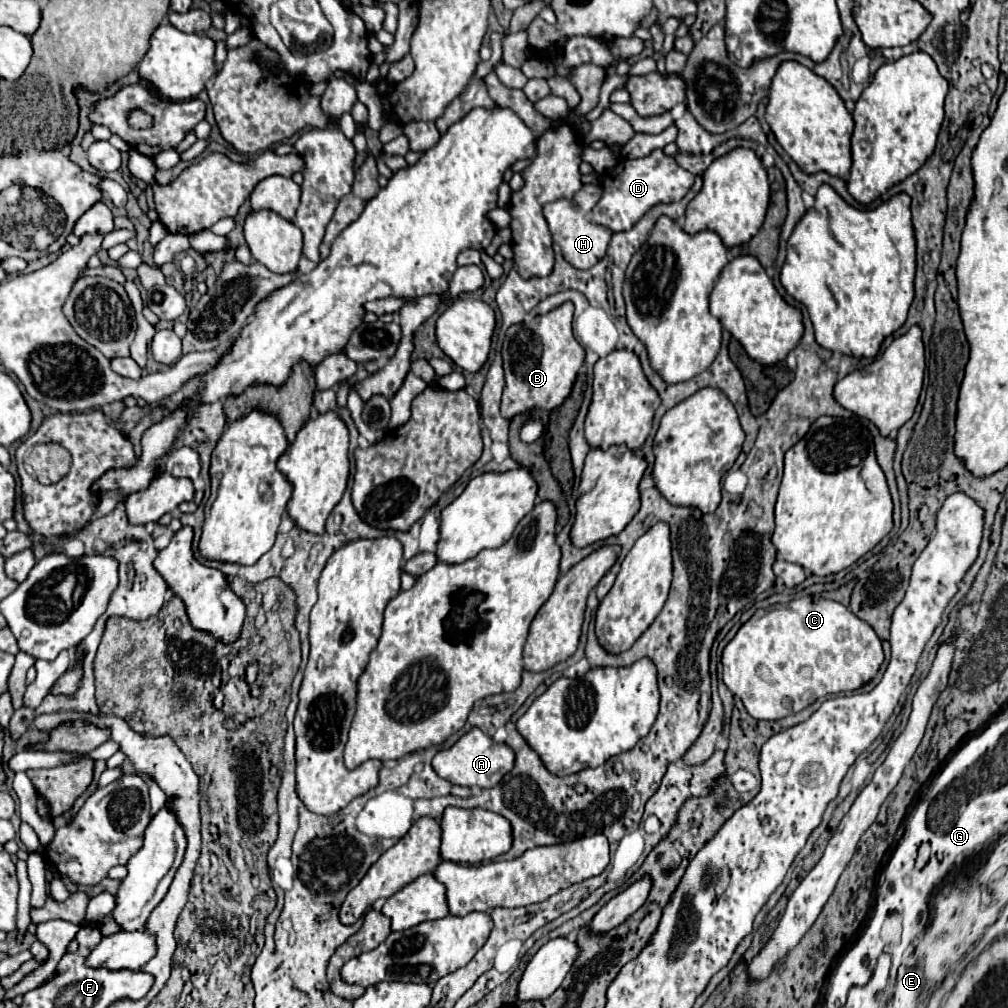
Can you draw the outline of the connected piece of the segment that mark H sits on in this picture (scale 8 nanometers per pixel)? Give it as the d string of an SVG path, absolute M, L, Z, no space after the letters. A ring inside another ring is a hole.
M583 185L573 195L573 199L559 199L559 201L547 203L543 207L543 215L549 223L553 241L561 247L561 253L563 253L565 261L569 261L575 269L591 269L599 259L603 259L603 255L607 251L607 245L609 245L609 239L613 235L611 229L607 229L603 225L597 225L597 223L591 223L587 219L589 211L599 201L599 197L601 197L601 187L599 185Z

